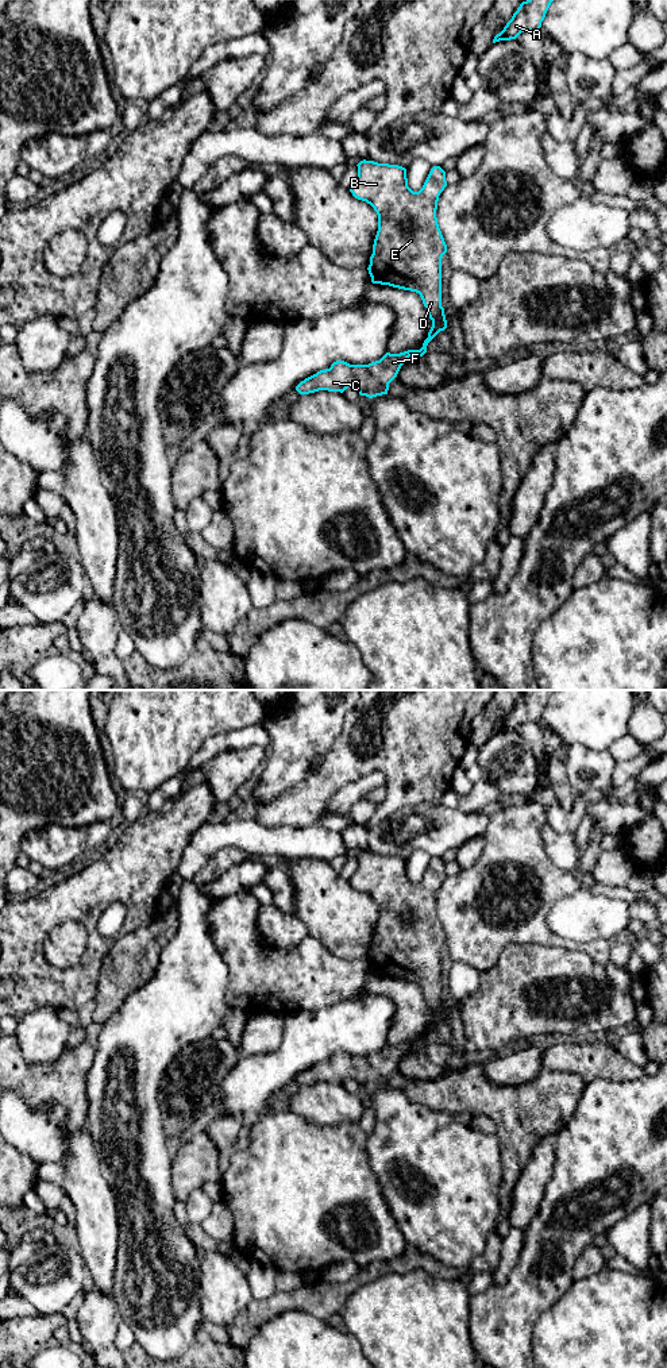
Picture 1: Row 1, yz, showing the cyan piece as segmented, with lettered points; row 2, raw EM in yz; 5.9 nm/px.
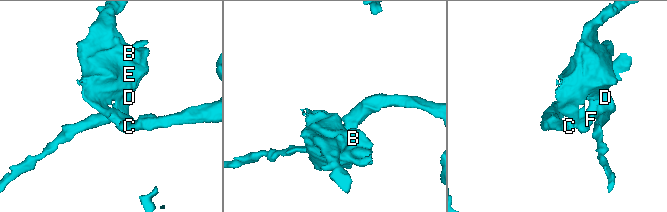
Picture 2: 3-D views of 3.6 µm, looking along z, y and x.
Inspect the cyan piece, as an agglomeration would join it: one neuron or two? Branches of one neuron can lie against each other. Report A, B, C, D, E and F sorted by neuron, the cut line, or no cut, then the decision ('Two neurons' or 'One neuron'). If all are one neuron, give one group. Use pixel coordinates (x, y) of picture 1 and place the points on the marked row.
Groups: A B C D E F. No split. One neuron

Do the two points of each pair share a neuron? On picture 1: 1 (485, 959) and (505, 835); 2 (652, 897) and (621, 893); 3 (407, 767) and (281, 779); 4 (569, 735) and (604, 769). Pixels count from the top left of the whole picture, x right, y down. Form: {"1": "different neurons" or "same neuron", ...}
{"1": "same neuron", "2": "same neuron", "3": "different neurons", "4": "different neurons"}

